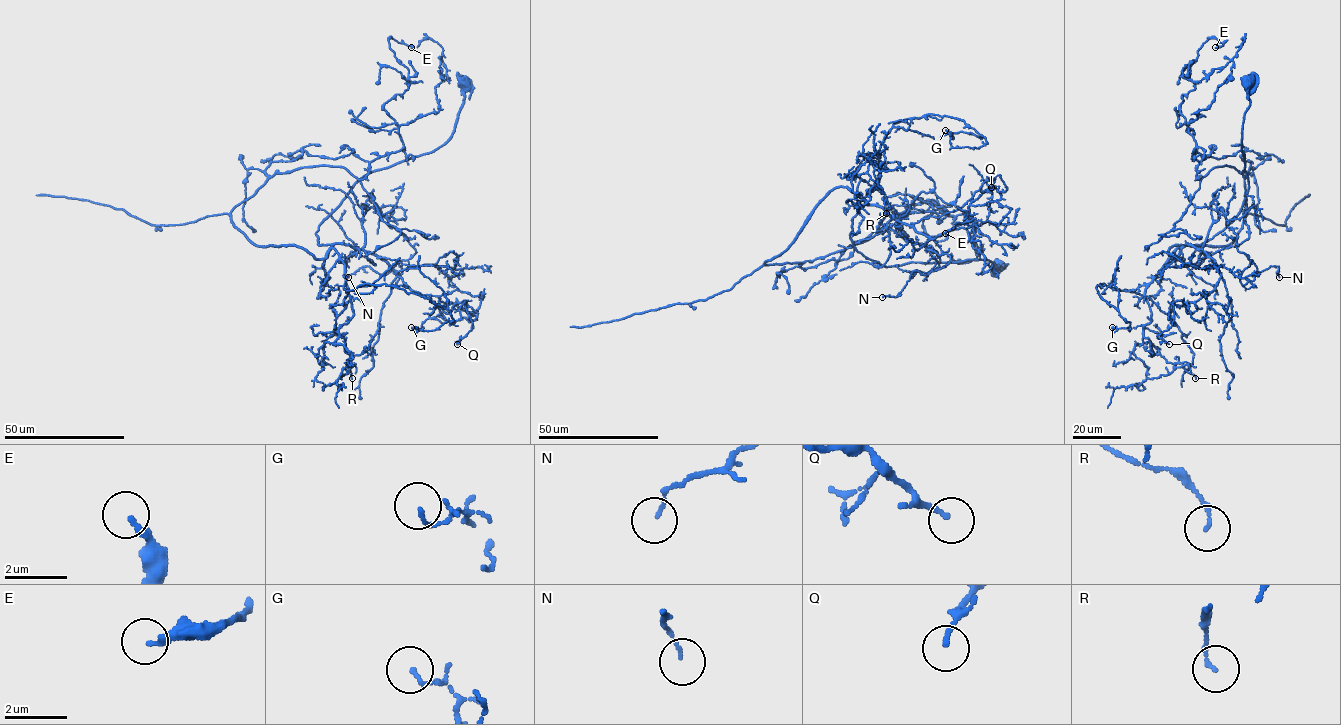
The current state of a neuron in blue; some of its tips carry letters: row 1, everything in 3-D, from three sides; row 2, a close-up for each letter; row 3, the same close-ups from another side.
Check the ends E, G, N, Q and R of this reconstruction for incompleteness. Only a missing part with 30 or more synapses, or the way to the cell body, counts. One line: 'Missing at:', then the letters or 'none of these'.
Missing at: none of these

